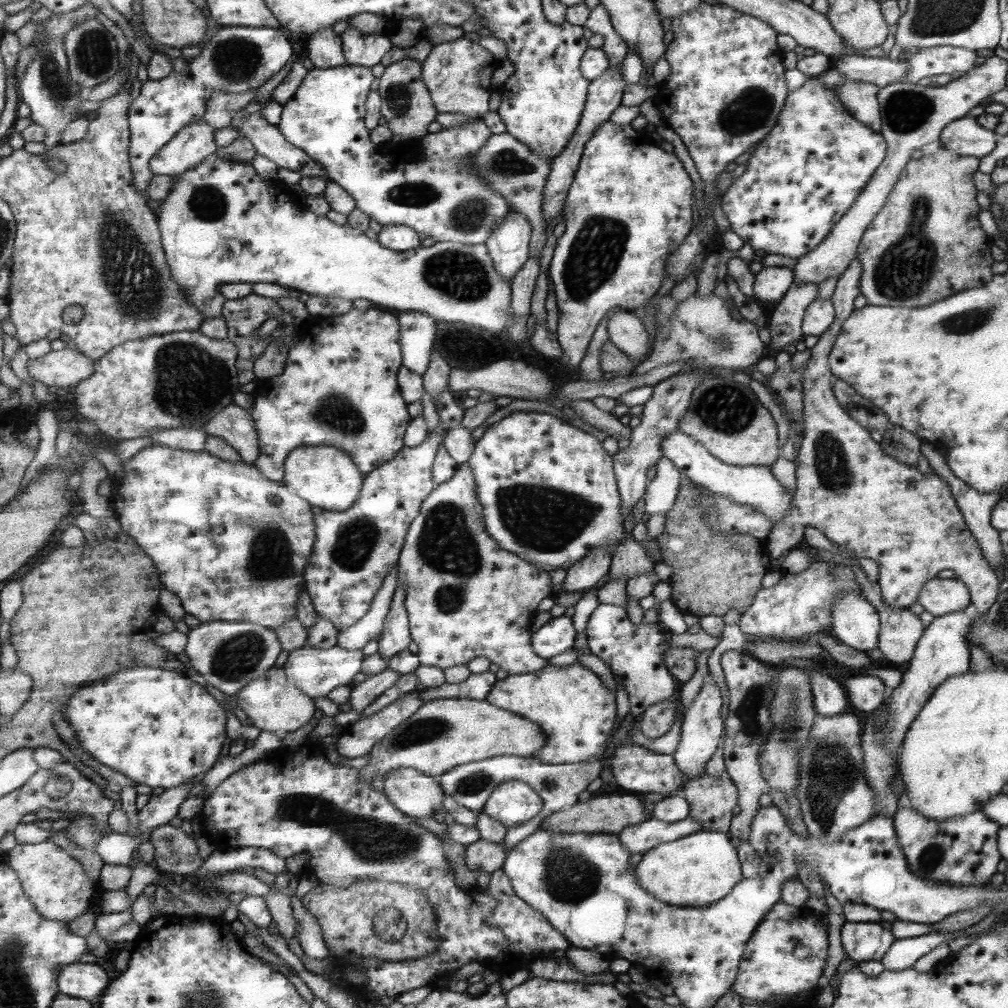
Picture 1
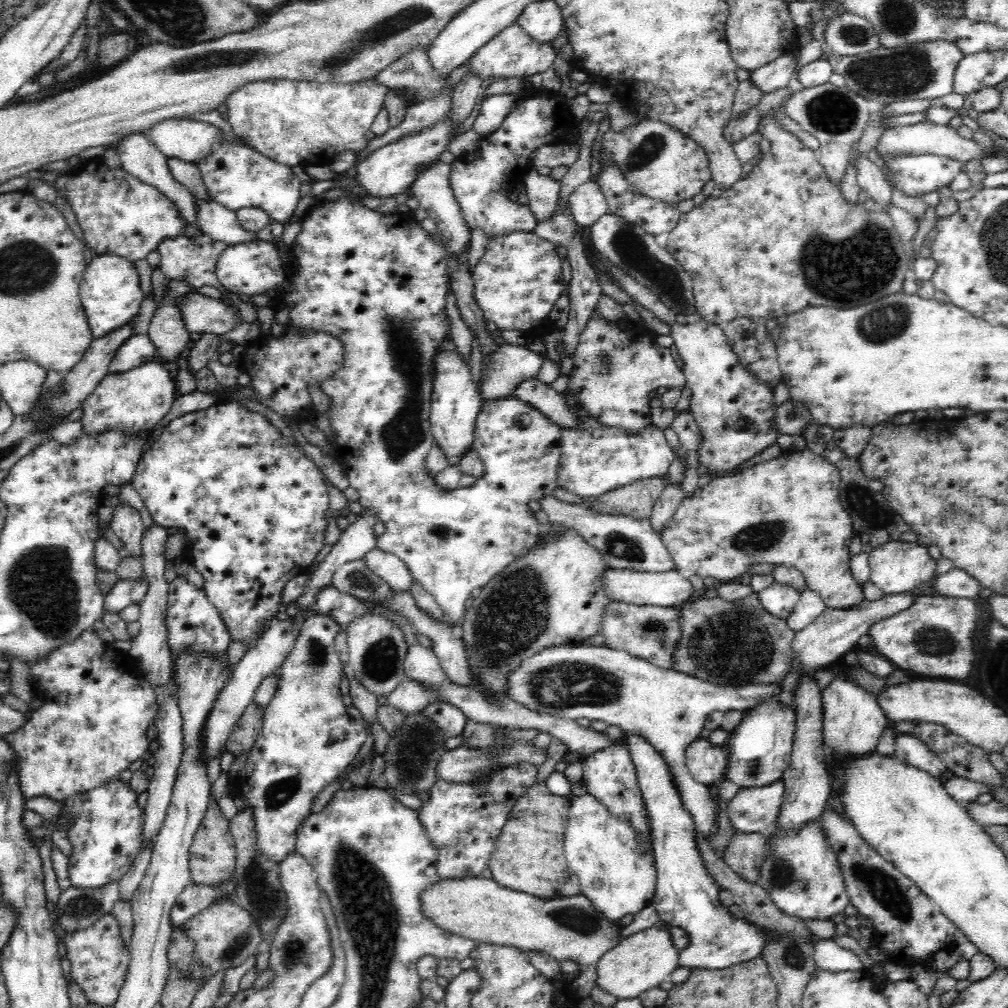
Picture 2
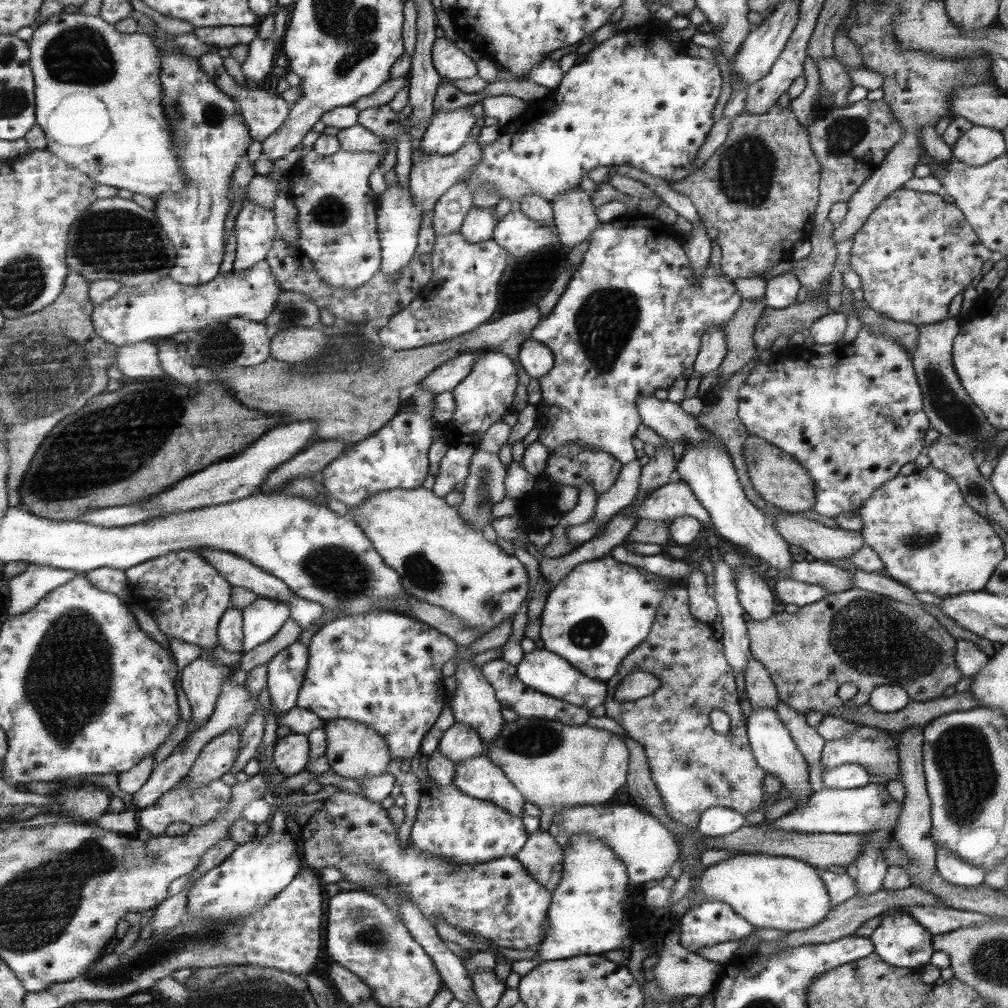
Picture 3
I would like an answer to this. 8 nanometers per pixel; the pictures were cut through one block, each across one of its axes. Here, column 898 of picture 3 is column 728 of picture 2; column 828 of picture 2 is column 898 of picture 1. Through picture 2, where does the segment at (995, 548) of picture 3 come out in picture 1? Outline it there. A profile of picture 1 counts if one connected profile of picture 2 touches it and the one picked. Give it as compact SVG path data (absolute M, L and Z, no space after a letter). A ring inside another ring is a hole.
M857 256L847 265L846 271L837 278L836 286L829 301L835 312L835 321L819 336L815 346L811 348L809 358L802 372L802 439L797 455L795 469L795 492L790 500L790 509L786 515L772 525L766 538L765 548L769 558L785 556L796 546L805 526L812 526L824 534L829 541L845 547L855 557L874 560L879 565L876 582L880 588L880 599L890 607L907 609L918 600L924 584L935 578L940 570L952 570L956 578L966 584L970 592L971 604L974 605L975 617L982 617L995 602L998 594L999 580L993 569L979 549L977 540L971 536L970 529L965 526L962 513L950 495L949 487L930 471L923 475L916 468L893 460L882 451L882 447L869 437L869 431L849 416L838 404L831 388L835 377L828 368L829 354L837 339L843 321L853 312L853 302L860 296L859 276L861 265Z

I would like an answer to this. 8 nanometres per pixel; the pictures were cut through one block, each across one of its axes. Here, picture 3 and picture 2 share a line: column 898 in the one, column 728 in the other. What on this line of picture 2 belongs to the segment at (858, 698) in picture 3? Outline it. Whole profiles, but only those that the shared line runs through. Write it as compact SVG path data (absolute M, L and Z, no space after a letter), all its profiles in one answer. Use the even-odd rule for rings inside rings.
M750 594L742 600L728 602L723 598L696 600L694 604L684 604L680 612L681 636L673 654L673 670L695 676L703 681L719 684L769 685L778 683L788 674L792 661L791 644L795 632L788 627L786 619L772 616L760 605L758 595Z

